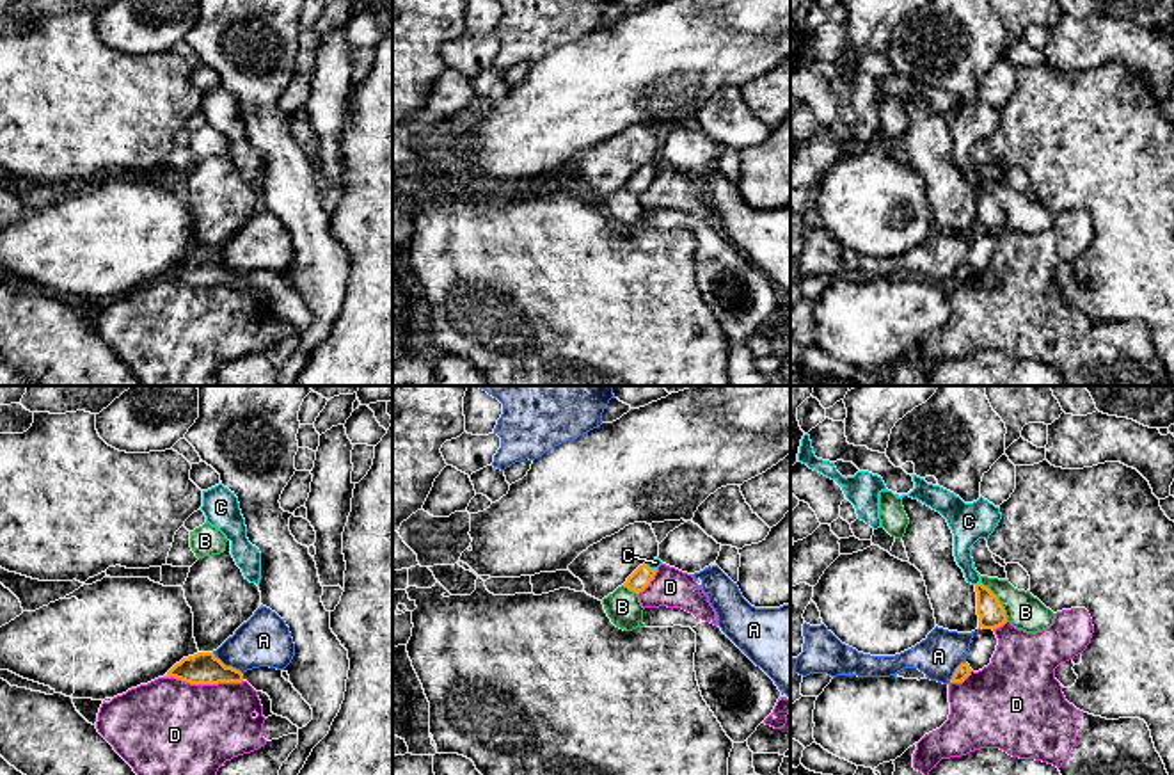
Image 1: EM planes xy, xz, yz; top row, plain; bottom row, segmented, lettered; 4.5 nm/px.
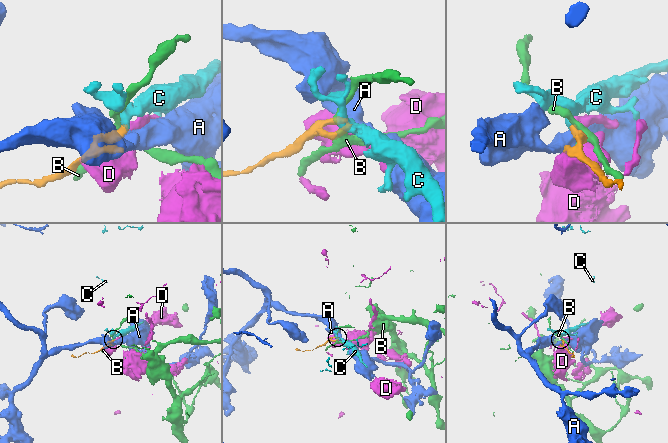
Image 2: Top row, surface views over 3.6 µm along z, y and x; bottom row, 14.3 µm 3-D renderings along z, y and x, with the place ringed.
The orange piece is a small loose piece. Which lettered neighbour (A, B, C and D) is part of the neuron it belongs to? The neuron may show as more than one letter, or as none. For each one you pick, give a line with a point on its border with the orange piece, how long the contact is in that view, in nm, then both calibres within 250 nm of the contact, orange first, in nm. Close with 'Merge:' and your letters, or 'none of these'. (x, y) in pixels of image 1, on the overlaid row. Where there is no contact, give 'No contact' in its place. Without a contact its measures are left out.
C: Touches orange at yz (977, 583). Shared border 30 nm. Thickness 120 nm (orange) against 130 nm
Merge: C

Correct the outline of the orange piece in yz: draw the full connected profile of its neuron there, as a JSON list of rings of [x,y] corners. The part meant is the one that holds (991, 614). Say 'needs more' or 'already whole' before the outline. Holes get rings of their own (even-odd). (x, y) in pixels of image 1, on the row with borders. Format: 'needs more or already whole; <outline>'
needs more; [[[911,475],[915,489],[909,494],[895,494],[897,498],[909,496],[922,501],[932,510],[940,512],[952,533],[954,533],[954,556],[957,565],[963,569],[968,583],[977,592],[977,615],[979,627],[996,629],[1007,622],[1007,615],[998,597],[980,583],[979,572],[973,569],[972,546],[979,539],[989,539],[998,526],[1002,514],[1000,508],[984,499],[982,496],[973,503],[964,503],[954,492],[927,483],[924,478]]]

